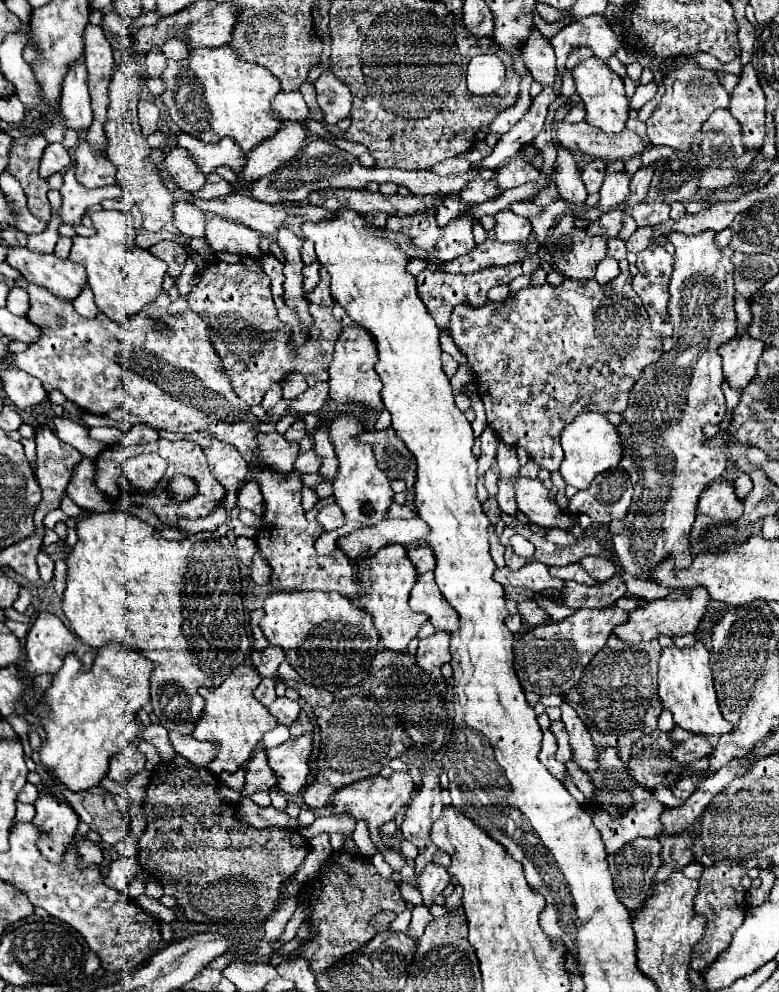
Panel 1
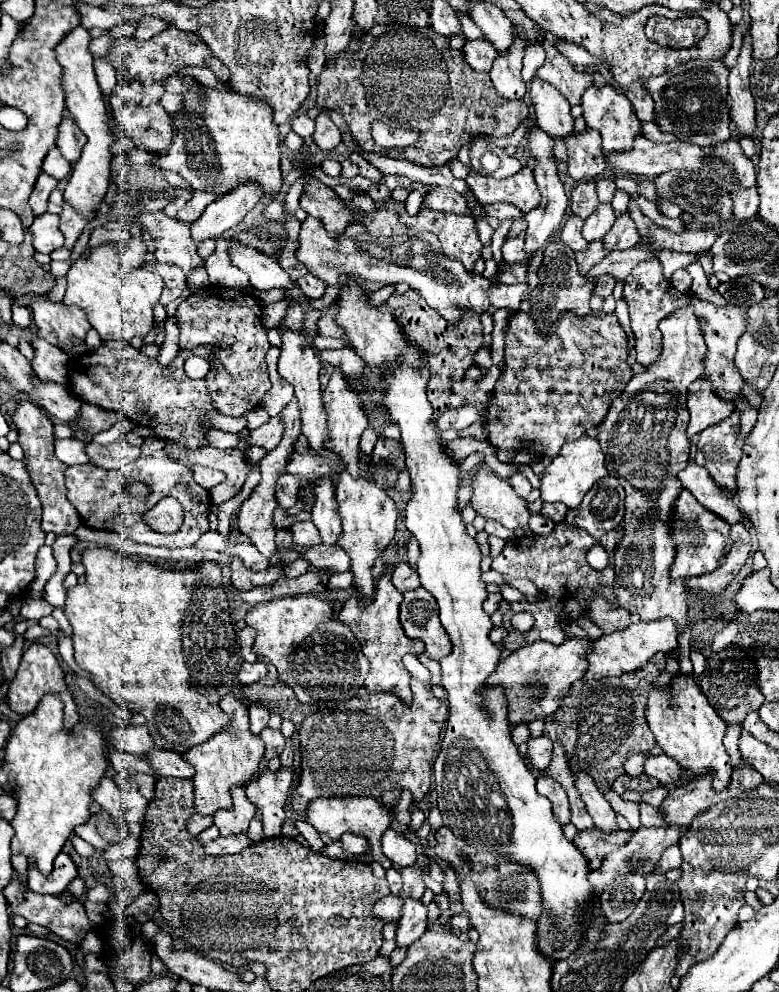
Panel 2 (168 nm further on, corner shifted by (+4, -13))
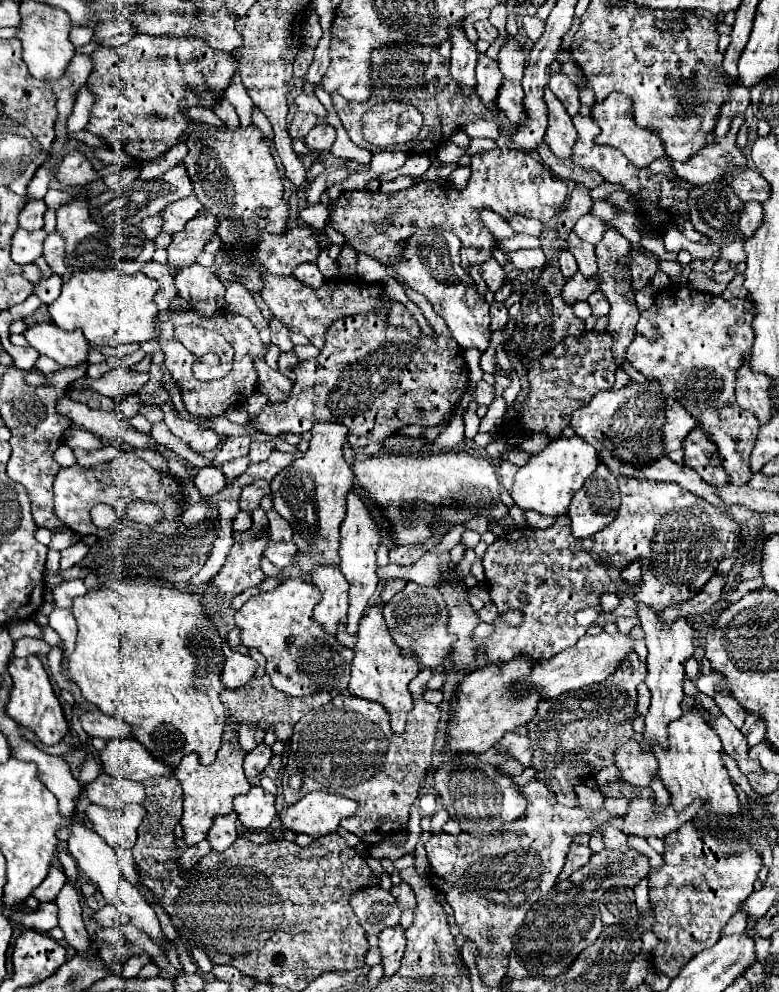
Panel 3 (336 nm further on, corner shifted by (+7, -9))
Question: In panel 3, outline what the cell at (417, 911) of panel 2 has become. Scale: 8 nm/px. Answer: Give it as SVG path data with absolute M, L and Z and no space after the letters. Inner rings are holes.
M400 924L384 928L384 932L380 932L378 938L380 938L384 974L392 976L400 968L400 960L406 950L406 928L402 928Z

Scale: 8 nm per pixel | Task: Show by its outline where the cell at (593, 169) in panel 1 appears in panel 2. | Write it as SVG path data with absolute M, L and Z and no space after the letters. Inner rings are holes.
M587 180L587 182L579 182L573 192L571 192L571 202L569 202L569 208L575 216L579 218L587 218L591 216L599 206L599 200L597 200L597 190L595 190L595 182L593 180Z

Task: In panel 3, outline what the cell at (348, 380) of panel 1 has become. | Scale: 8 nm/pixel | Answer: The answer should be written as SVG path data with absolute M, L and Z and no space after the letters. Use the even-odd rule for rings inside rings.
M318 422L310 432L312 440L308 452L278 472L270 482L274 508L294 528L294 542L300 552L296 564L304 574L316 568L316 560L324 560L324 564L328 564L328 560L340 562L340 522L344 520L346 494L354 490L354 472L342 452L342 446L348 442L348 428L340 422Z

